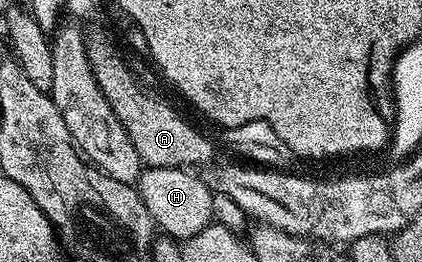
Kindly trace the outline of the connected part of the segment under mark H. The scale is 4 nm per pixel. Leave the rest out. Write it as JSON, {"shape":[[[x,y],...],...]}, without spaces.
{"shape":[[[147,167],[139,175],[135,188],[156,226],[166,236],[177,241],[191,239],[214,218],[214,192],[209,190],[202,176],[192,170],[180,167]]]}

